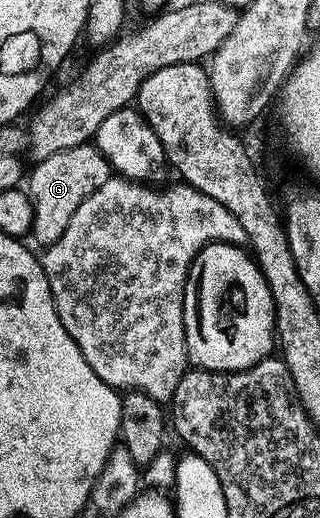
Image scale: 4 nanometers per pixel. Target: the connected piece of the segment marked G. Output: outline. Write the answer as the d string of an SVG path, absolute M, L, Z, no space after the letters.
M91 143L69 147L69 151L57 152L56 155L51 155L38 162L34 168L35 170L32 173L30 170L29 173L29 181L31 177L29 200L35 216L31 224L30 236L35 237L39 247L46 247L57 243L57 239L61 239L61 235L65 235L65 227L69 227L69 219L73 219L73 211L77 211L77 207L81 207L81 203L85 203L85 199L89 199L89 195L93 195L93 191L97 191L97 187L101 187L101 183L105 183L113 176L113 170L110 163L101 155L101 151Z

